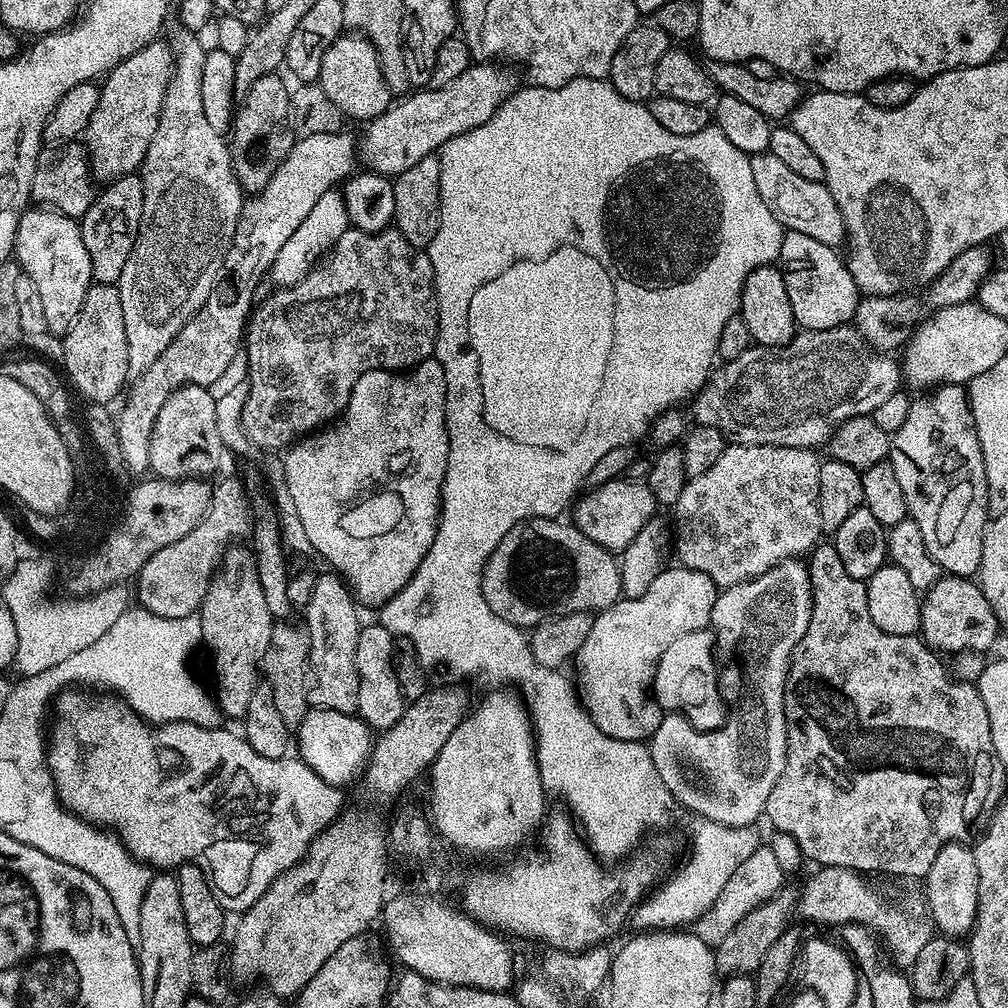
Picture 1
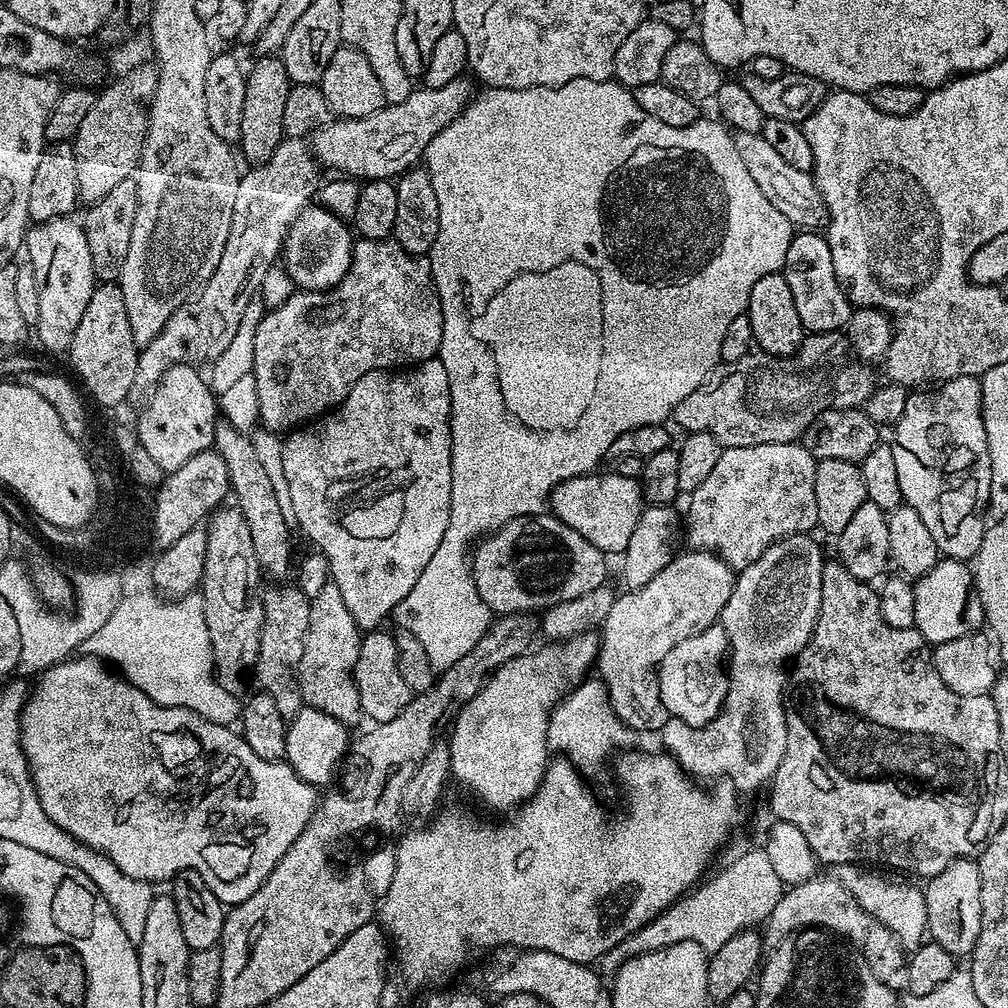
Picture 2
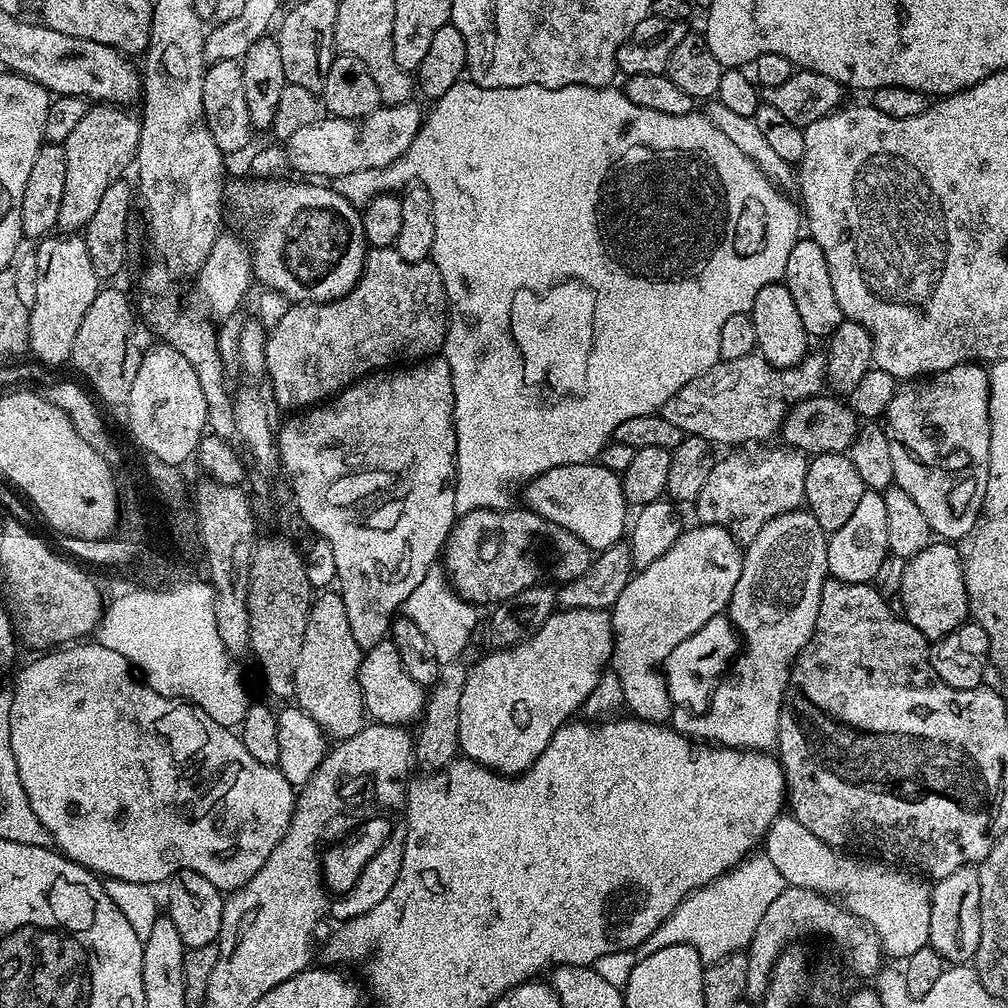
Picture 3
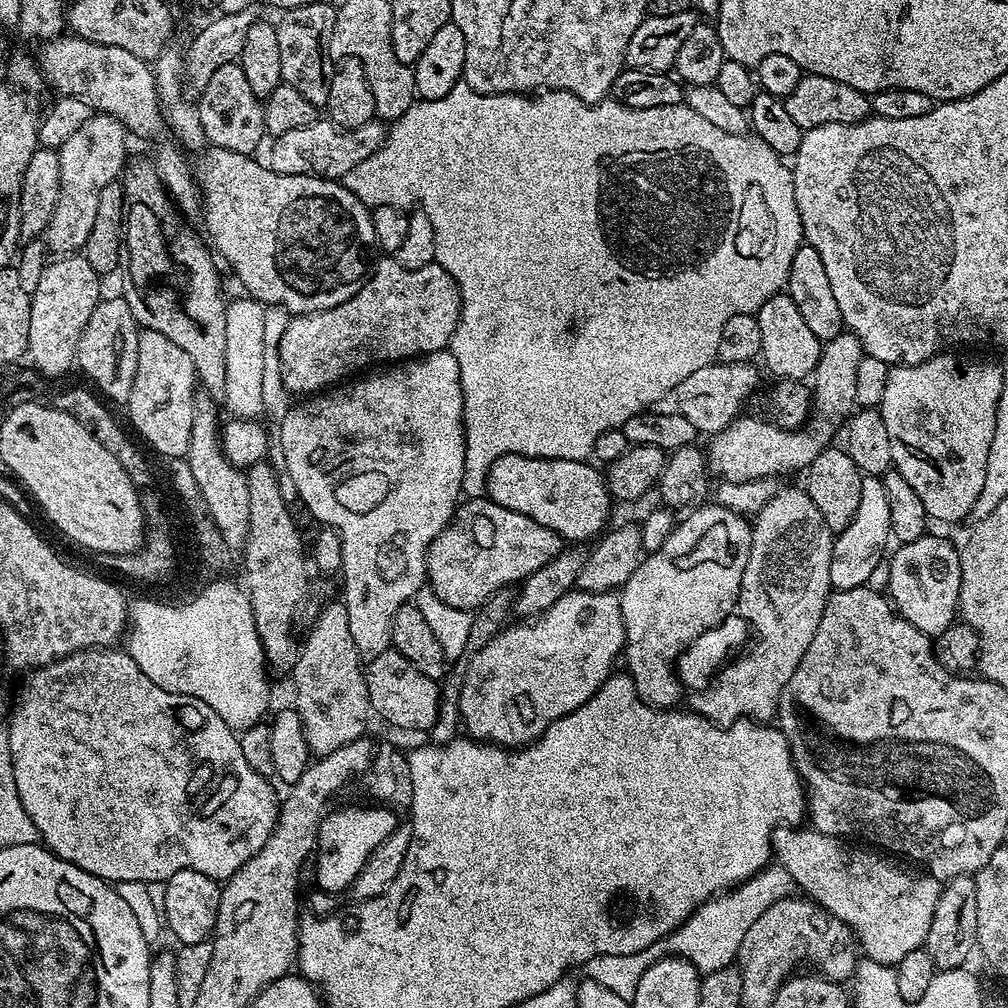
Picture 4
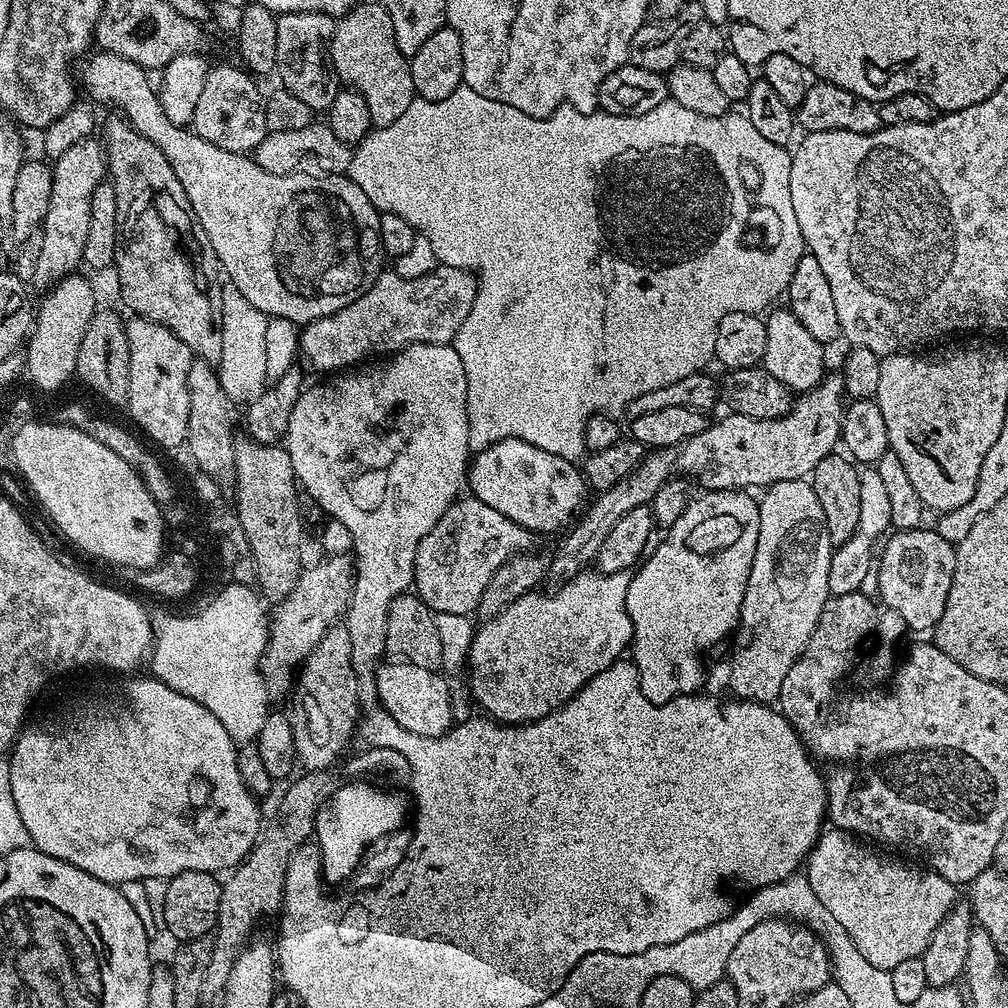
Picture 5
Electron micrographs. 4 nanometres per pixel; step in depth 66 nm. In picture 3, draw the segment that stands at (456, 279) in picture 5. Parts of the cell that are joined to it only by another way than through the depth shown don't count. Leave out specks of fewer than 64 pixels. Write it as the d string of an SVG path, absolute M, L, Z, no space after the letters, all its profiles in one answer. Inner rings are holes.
M395 247L391 248L372 248L369 251L367 258L364 259L364 273L360 276L360 280L358 281L352 289L345 294L342 298L338 298L337 300L327 300L324 304L297 304L293 303L291 308L286 310L286 314L283 315L281 319L279 319L278 324L273 328L267 329L265 338L264 338L264 370L266 373L266 384L272 388L272 399L276 404L279 405L281 409L287 410L287 408L292 408L288 410L307 410L321 402L327 401L329 398L336 395L337 392L343 392L345 388L350 384L355 384L357 380L362 376L369 375L373 370L384 370L389 366L395 365L397 362L419 362L427 357L437 355L443 349L444 339L446 338L446 330L448 329L448 295L446 294L446 290L444 289L444 279L442 278L442 274L438 274L438 270L435 268L431 259L423 260L422 262L418 262L415 264L414 262L406 262L402 258L402 254L398 254L395 250Z

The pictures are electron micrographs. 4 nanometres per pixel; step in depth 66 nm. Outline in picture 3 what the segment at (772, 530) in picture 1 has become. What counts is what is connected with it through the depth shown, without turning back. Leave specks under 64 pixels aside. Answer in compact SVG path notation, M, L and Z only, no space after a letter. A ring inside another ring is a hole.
M791 447L768 448L757 456L747 456L747 451L740 450L737 456L728 456L725 460L717 459L710 470L710 478L706 478L706 486L702 486L702 494L694 502L694 508L700 517L699 523L717 524L732 533L737 541L747 542L756 537L775 516L784 512L797 511L804 504L806 490L806 470L809 457L805 453Z

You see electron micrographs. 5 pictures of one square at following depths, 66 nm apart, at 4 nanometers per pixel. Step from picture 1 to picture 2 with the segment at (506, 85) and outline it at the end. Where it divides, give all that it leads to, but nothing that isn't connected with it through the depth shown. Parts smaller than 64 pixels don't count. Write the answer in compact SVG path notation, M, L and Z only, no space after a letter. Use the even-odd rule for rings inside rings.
M461 78L454 82L446 82L441 88L417 87L406 98L406 102L397 104L385 104L382 110L374 114L366 114L362 118L336 118L332 123L319 128L310 137L310 147L319 163L325 169L337 168L337 173L347 174L360 182L369 180L392 180L408 171L423 157L426 146L446 126L450 126L458 118L458 114L473 99L473 81Z

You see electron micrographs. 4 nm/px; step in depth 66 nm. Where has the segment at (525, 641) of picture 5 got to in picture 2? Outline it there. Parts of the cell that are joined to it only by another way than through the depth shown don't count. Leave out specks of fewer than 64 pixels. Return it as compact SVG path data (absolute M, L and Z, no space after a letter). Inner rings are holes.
M592 630L545 645L545 648L529 650L496 669L478 694L463 704L451 721L452 740L447 743L452 763L451 779L465 784L486 807L504 812L500 814L508 814L519 808L538 790L550 763L548 723L552 712L565 695L589 675L588 667L591 669L600 655L600 638Z

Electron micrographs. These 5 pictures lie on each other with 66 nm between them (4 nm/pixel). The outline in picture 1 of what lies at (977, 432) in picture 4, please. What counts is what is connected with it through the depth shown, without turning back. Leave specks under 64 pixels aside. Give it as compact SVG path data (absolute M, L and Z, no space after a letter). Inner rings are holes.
M941 384L927 394L917 395L912 400L906 422L890 436L890 459L894 475L906 494L906 506L910 519L922 530L926 550L938 562L938 566L949 576L975 577L980 570L984 529L990 523L988 514L988 487L986 466L982 462L982 446L974 426L972 411L968 405L965 385Z

